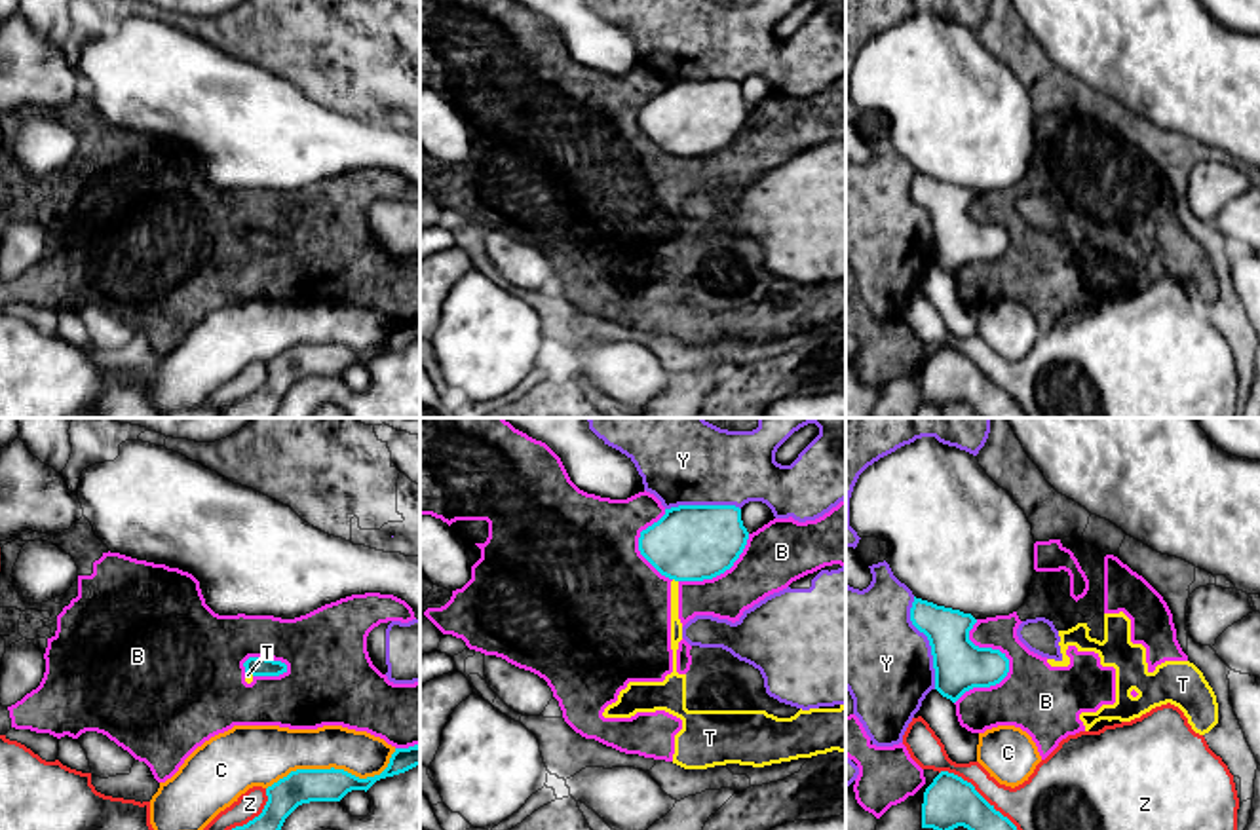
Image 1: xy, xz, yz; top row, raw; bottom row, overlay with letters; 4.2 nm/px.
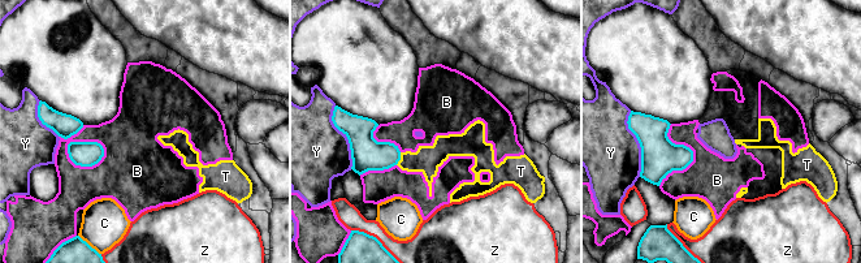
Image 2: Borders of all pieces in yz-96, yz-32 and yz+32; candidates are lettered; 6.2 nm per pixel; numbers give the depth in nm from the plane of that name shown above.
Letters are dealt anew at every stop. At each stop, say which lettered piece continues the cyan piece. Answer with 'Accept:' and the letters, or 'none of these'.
Accept: none of these

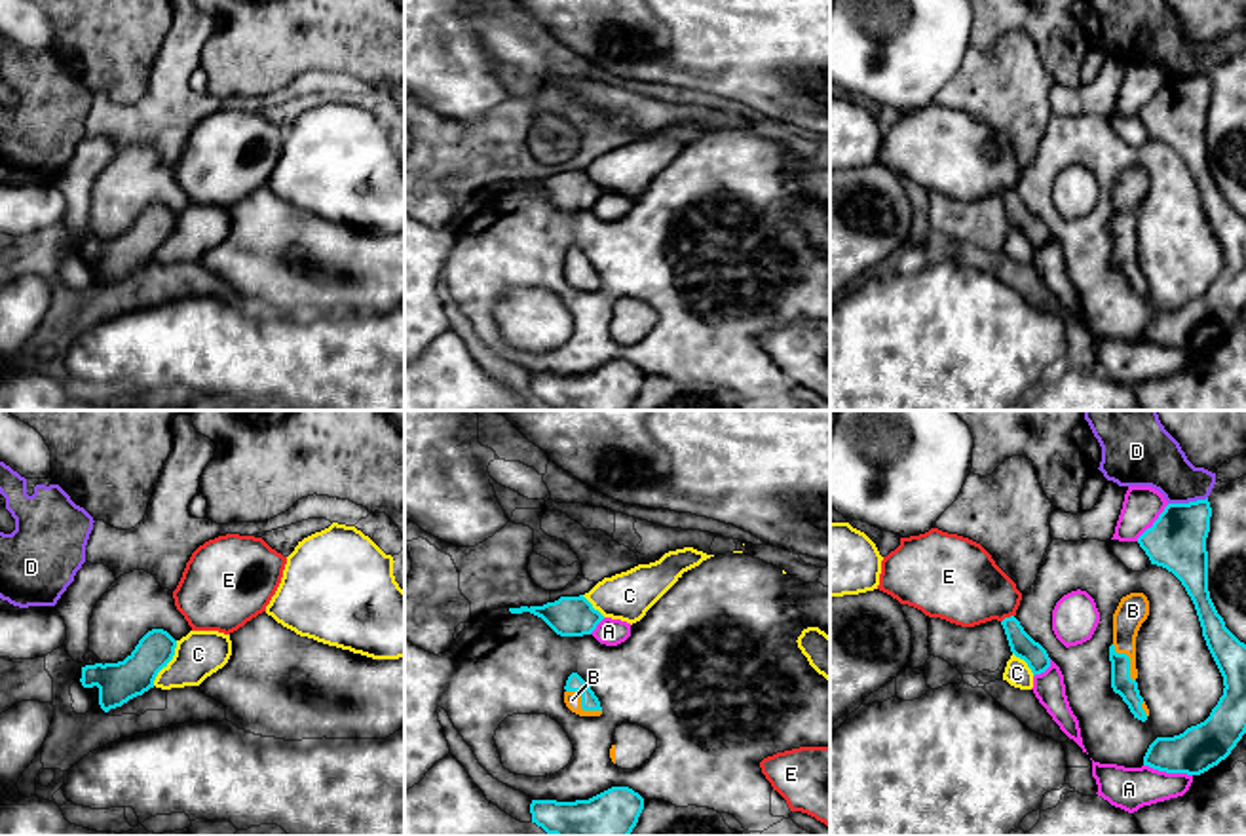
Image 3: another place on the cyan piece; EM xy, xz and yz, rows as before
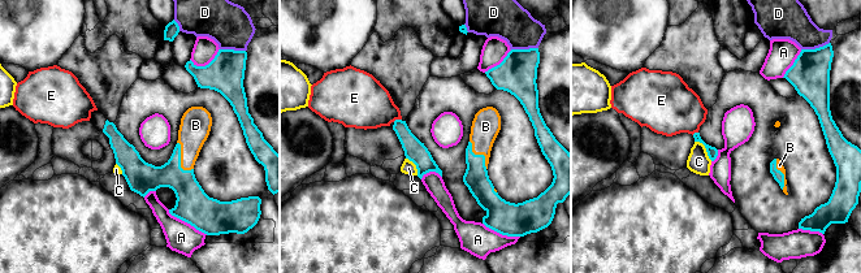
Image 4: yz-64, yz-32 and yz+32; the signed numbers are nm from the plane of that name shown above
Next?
Accept: B

